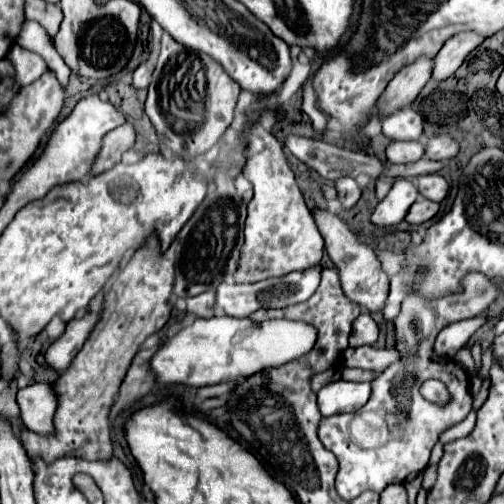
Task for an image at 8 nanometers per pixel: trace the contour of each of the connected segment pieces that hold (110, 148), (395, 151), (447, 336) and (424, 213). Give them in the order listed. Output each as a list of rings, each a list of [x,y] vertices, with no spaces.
[[[123,123],[121,127],[109,131],[103,137],[103,147],[99,155],[95,157],[95,163],[91,167],[91,175],[99,175],[107,169],[111,169],[115,163],[121,161],[121,155],[135,143],[135,129],[131,123]]]
[[[393,141],[387,147],[387,161],[389,163],[409,163],[419,161],[423,157],[423,141]]]
[[[479,316],[473,317],[473,319],[463,319],[463,321],[457,321],[457,323],[451,323],[447,325],[435,339],[433,343],[433,351],[435,355],[439,357],[447,357],[451,359],[467,341],[469,337],[489,321],[488,317]]]
[[[421,197],[421,199],[417,199],[417,201],[411,205],[405,221],[411,223],[411,225],[419,225],[419,223],[425,223],[425,221],[433,219],[433,217],[437,215],[437,211],[439,211],[439,203],[427,201],[427,199]]]

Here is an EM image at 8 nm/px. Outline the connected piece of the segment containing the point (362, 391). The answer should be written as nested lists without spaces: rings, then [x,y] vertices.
[[[333,381],[319,389],[317,401],[323,417],[335,413],[351,413],[361,409],[371,395],[371,383],[351,383],[351,381]]]

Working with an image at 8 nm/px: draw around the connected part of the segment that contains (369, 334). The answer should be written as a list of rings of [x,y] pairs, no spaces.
[[[361,313],[355,321],[353,321],[353,331],[349,337],[349,345],[351,347],[361,347],[361,345],[373,345],[379,337],[379,327],[373,321],[373,317],[369,313]]]

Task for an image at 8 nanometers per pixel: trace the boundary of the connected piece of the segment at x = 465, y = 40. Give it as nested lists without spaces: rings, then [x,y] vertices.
[[[465,31],[459,35],[453,35],[447,39],[445,47],[435,55],[435,67],[433,67],[433,79],[447,79],[453,75],[459,65],[465,61],[465,57],[479,45],[483,43],[483,35],[475,31]]]

